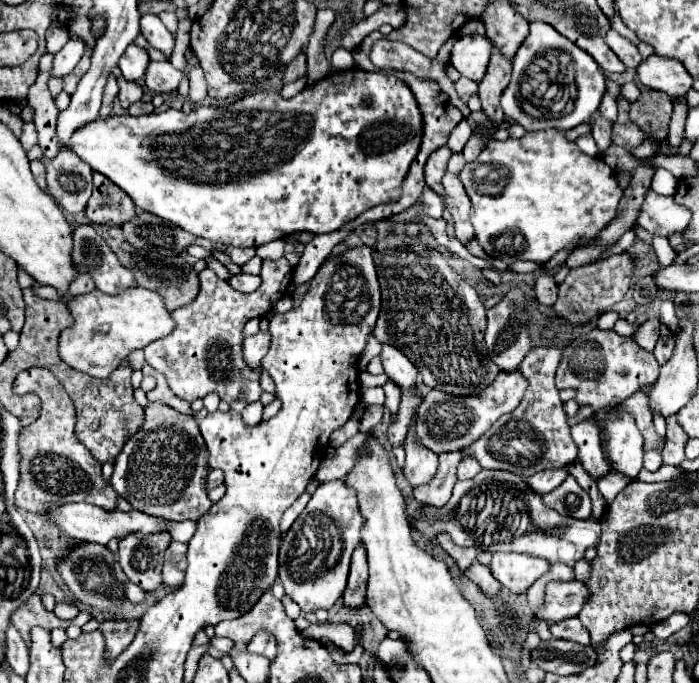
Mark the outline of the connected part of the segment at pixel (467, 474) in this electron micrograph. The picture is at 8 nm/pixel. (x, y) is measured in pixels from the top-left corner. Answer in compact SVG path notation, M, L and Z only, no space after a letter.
M466 454L466 456L460 460L460 466L458 466L458 478L460 478L460 480L472 478L472 476L476 476L480 470L482 470L482 466L476 462L476 458L472 458L470 454Z

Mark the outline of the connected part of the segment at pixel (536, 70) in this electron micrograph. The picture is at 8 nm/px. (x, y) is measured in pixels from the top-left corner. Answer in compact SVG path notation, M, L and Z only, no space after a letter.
M532 22L530 34L514 56L514 70L500 104L504 116L526 130L570 130L586 122L600 106L606 90L596 60L546 22Z

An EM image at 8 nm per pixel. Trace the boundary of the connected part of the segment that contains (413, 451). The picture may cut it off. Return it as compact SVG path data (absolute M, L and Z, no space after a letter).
M416 414L412 416L404 450L406 450L404 476L410 482L410 486L420 486L430 482L430 478L436 474L438 468L438 456L432 454L432 450L428 450L426 446L420 446L420 442L416 442Z

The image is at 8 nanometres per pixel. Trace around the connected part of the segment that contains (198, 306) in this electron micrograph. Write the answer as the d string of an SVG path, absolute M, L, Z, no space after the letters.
M286 258L263 260L262 284L258 290L244 294L232 290L230 284L224 284L210 268L204 268L200 278L200 294L188 304L172 310L172 320L176 328L162 340L150 342L144 348L146 362L166 376L170 390L192 402L204 398L208 392L218 392L222 400L230 404L232 410L242 412L246 404L260 398L260 370L252 370L242 360L242 328L254 316L266 316L272 310L274 300L280 300L292 280L292 268Z

